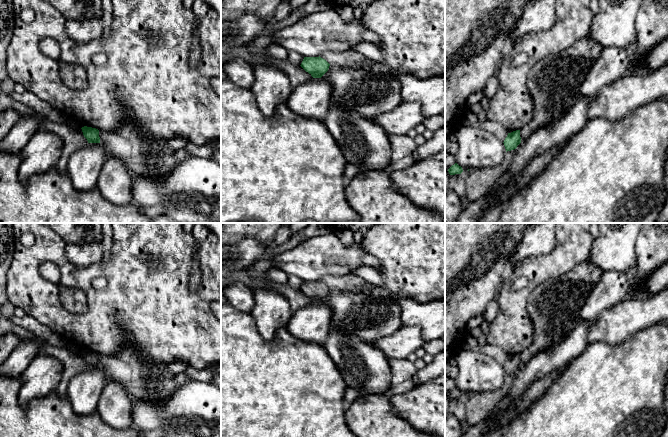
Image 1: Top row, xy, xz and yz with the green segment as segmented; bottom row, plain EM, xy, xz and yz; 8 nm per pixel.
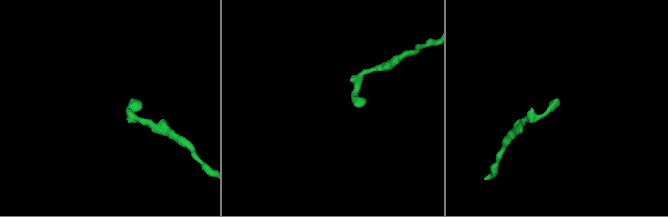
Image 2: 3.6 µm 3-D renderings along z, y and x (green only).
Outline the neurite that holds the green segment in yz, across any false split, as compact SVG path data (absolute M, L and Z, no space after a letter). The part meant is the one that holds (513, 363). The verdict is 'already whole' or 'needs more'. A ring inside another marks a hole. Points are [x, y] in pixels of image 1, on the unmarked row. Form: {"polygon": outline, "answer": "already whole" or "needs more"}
{"polygon": "M516 354L511 357L508 357L503 367L506 376L516 373L517 370L521 367L520 354Z", "answer": "already whole"}

